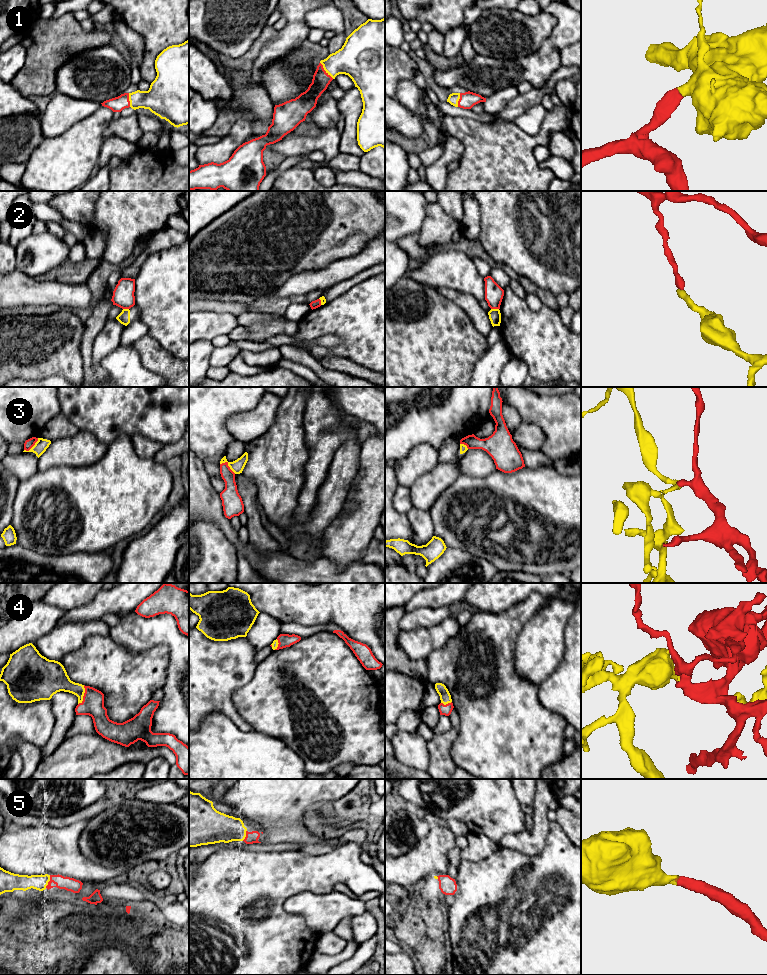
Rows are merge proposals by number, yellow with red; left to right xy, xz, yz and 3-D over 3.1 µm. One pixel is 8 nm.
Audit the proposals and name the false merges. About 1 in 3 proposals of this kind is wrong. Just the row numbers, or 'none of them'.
2, 3

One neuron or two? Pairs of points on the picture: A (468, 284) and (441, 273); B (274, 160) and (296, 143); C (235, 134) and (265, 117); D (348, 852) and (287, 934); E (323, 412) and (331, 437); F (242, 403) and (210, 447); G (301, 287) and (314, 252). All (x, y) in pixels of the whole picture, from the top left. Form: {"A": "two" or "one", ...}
{"A": "one", "B": "two", "C": "two", "D": "one", "E": "one", "F": "one", "G": "two"}

